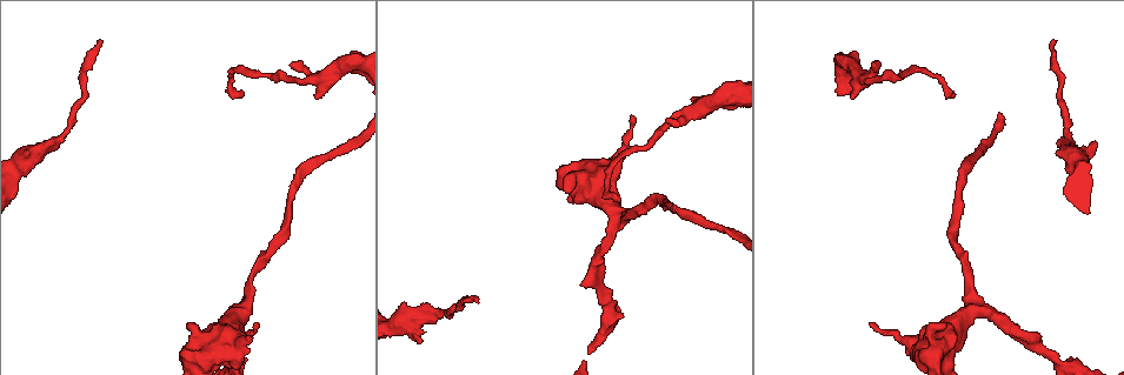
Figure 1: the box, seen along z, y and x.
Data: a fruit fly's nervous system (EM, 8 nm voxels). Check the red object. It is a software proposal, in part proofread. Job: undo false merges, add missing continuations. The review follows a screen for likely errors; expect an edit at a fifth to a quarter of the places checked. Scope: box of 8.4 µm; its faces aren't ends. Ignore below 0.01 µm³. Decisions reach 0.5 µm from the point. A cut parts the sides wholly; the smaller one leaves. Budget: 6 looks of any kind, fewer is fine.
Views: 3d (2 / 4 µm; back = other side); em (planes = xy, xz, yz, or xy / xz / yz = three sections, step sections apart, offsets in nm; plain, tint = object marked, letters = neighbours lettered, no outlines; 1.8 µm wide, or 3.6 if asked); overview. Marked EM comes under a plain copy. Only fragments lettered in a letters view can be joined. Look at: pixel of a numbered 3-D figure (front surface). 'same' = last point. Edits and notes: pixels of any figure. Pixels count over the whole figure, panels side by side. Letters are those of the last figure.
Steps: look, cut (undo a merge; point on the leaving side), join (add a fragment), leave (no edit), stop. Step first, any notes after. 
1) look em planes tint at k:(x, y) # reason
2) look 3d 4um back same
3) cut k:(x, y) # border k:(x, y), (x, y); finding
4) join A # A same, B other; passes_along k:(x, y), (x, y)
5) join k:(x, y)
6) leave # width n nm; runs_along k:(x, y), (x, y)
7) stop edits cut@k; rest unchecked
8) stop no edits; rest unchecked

look em xy step 16 tint at 1:(240, 311) # calibre changes

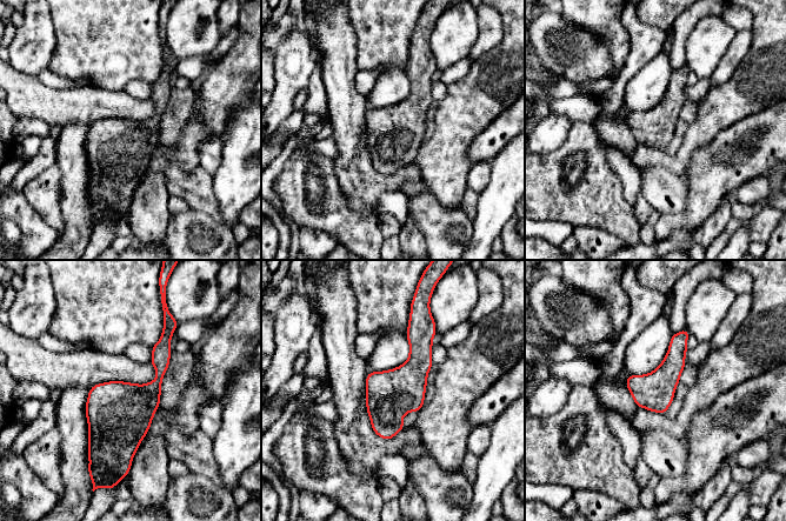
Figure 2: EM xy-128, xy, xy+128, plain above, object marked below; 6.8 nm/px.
look em planes letters same # cut it another way

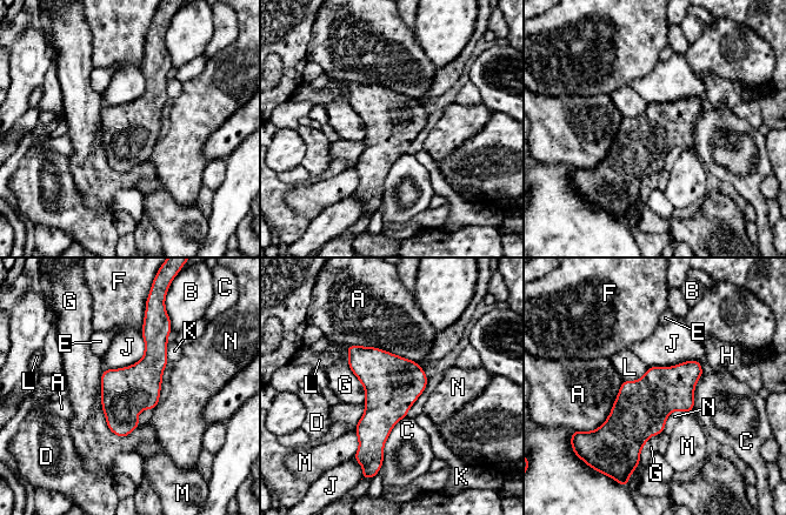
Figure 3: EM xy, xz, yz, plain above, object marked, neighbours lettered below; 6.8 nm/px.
leave # longest_contact A 500 nm; A other, B other, C other, D other, E other, F other, G other, H other, J other, K other, L other, M other, N other; border 3:(647, 367), (640, 378), (623, 381); one neuron here

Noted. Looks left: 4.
look em yz step 8 tint at 1:(874, 63) # an open end

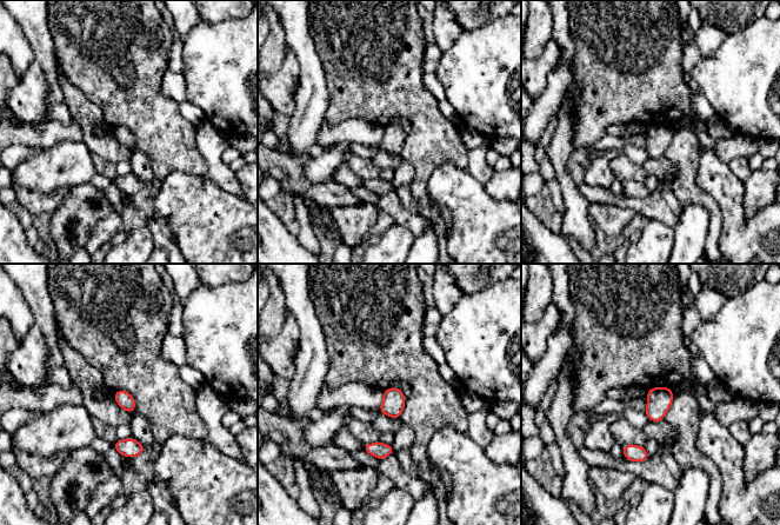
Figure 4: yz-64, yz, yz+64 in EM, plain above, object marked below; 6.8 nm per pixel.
look em planes letters same

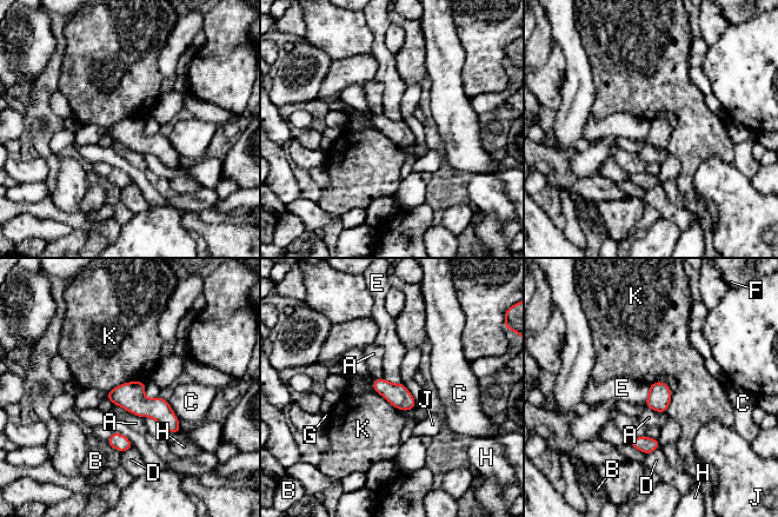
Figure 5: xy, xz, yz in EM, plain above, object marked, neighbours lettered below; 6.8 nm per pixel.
leave # longest_contact K 240 nm; A other, B other, C other, D other, E other, F other, G other, H other, J other, K other; runs_along 5:(111, 395), (154, 408), (177, 430); none of them fits

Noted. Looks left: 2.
look em planes letters at 1:(422, 340) # branch stops here

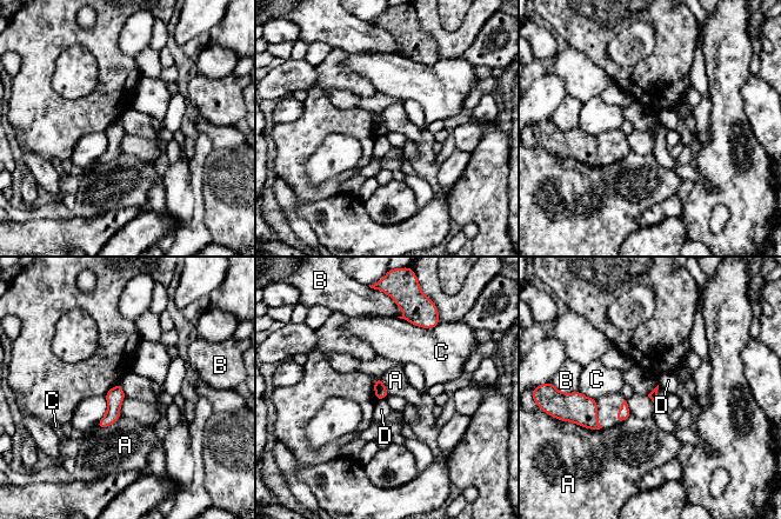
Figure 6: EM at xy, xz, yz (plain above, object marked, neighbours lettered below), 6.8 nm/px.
leave # A other, B other, C other, D other; no lettered fragment goes on from it

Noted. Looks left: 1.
stop no edits; rest unchecked

